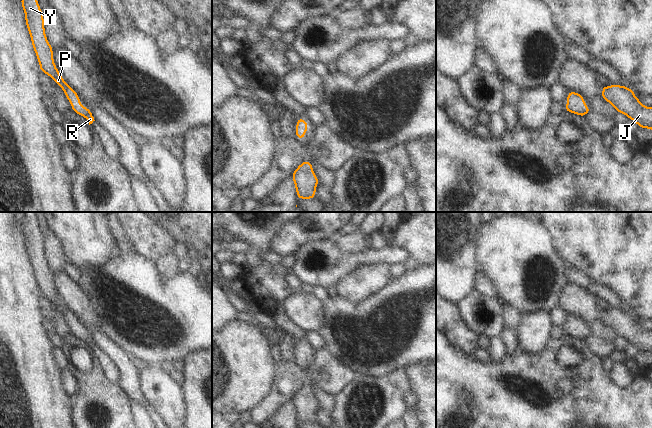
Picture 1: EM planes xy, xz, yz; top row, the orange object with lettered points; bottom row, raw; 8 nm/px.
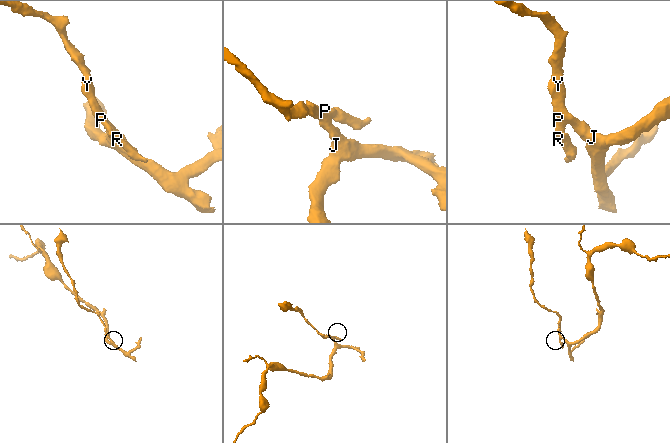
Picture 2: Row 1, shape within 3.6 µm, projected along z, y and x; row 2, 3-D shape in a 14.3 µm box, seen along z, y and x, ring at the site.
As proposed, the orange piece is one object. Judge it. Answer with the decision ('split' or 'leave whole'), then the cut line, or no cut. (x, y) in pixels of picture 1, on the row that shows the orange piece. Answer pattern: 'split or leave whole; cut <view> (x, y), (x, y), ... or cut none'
leave whole; cut none

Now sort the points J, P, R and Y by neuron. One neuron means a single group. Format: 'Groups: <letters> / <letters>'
Groups: J P R Y

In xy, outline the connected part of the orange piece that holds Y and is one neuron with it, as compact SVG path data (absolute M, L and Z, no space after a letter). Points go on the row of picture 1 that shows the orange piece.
M20 0L24 14L25 23L29 31L31 43L39 62L40 71L47 74L63 90L69 103L73 106L71 110L84 117L92 124L95 120L89 108L81 105L77 92L71 88L58 71L54 58L53 47L50 45L45 34L44 16L37 0Z

